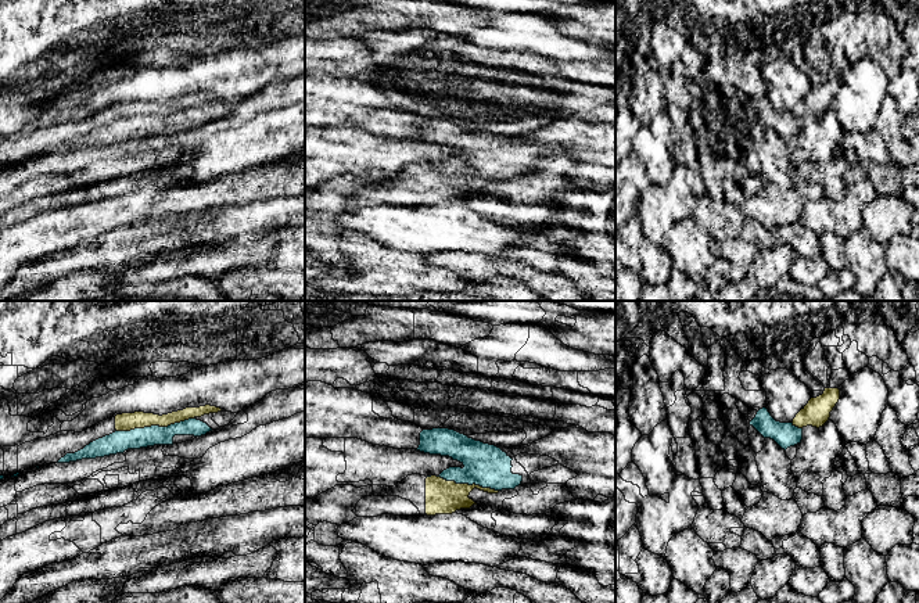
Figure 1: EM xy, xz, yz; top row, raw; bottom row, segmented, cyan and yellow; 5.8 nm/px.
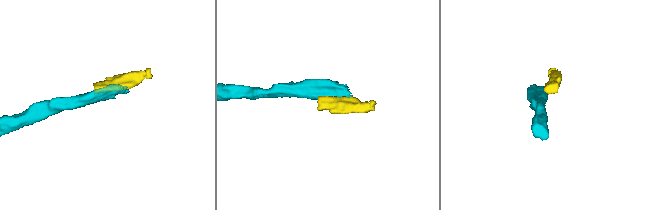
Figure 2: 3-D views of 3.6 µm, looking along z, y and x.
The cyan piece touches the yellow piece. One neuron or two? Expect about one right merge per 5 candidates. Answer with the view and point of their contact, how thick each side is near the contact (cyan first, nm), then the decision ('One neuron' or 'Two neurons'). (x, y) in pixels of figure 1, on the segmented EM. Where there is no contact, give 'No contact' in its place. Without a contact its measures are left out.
Touches cyan at xy (154, 426). Thickness 130 nm (cyan) against 110 nm. Two neurons

